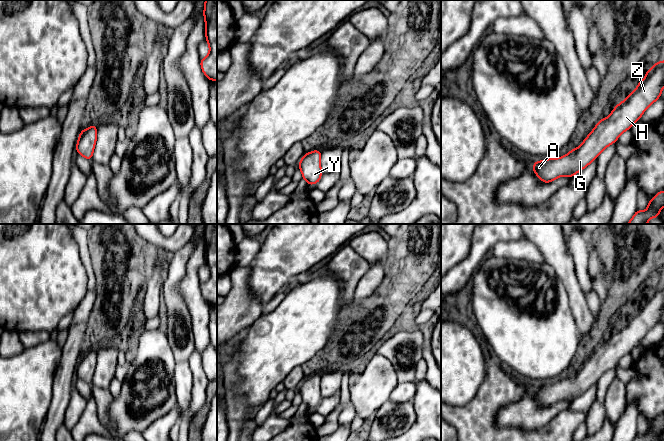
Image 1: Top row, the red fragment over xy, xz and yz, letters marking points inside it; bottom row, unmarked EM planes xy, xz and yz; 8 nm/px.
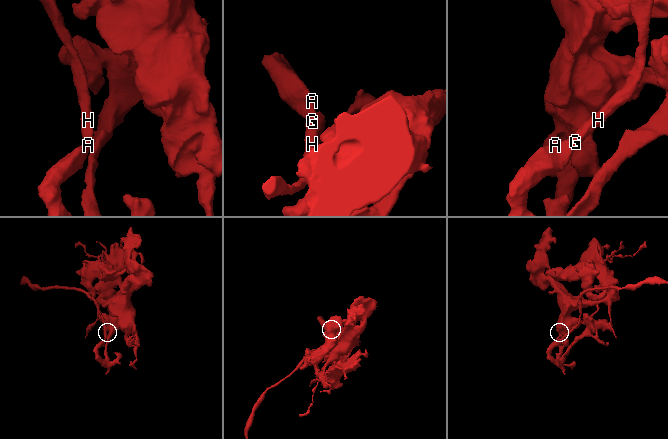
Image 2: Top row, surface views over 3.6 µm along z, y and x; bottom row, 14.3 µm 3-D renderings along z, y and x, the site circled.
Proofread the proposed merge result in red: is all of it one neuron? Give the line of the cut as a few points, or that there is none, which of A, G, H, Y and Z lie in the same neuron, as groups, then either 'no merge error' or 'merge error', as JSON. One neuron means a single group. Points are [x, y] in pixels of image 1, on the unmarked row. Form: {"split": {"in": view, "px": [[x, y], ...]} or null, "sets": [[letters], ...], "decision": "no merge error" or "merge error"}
{"split": null, "sets": [["A", "G", "H", "Y", "Z"]], "decision": "no merge error"}

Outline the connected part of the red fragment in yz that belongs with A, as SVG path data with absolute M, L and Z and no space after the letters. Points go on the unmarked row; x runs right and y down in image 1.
M664 285L656 286L645 302L637 307L637 313L617 328L607 342L600 343L583 367L559 382L534 386L533 396L544 407L561 400L572 402L596 384L598 379L618 361L640 344L645 334L658 324L664 311Z

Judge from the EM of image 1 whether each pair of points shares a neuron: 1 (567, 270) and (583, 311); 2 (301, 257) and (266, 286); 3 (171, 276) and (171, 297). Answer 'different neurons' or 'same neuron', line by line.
1: same neuron
2: same neuron
3: same neuron

